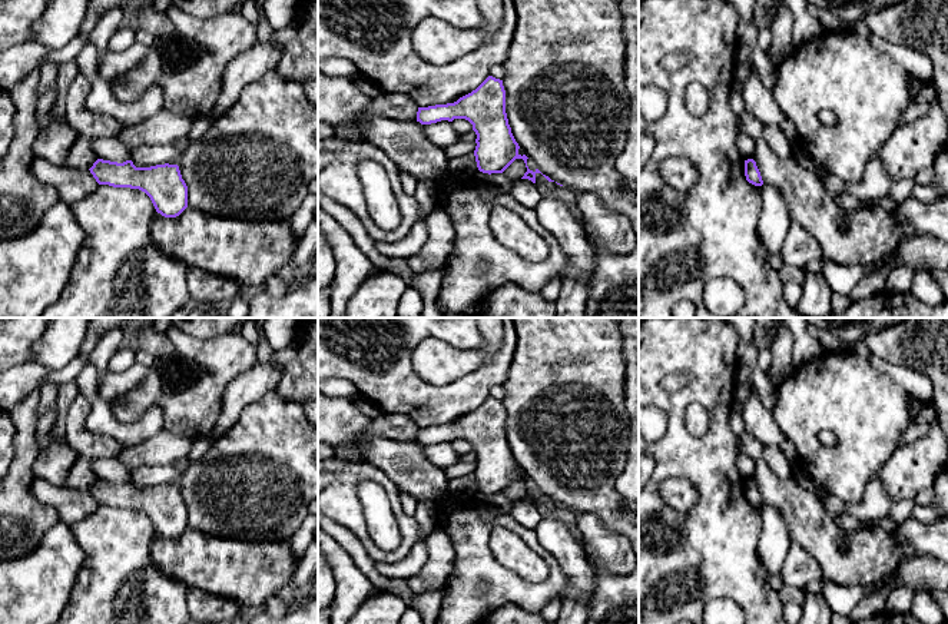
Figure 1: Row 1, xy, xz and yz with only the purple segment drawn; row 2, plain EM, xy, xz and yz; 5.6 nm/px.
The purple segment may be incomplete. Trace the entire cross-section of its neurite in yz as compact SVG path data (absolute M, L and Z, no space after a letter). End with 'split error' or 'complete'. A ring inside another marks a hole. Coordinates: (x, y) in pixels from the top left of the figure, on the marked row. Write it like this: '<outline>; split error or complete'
M753 159L745 160L745 176L746 176L746 180L755 186L763 185L760 172L759 172L756 162Z; complete

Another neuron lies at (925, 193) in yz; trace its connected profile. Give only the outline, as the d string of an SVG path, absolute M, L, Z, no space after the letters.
M915 185L911 198L921 202L937 202L938 193L932 185L929 186Z

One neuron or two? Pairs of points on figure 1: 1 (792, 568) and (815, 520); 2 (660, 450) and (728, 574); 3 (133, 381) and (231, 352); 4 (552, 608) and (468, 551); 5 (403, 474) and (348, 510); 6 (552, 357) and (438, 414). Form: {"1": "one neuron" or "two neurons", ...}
{"1": "two neurons", "2": "one neuron", "3": "two neurons", "4": "two neurons", "5": "two neurons", "6": "two neurons"}

